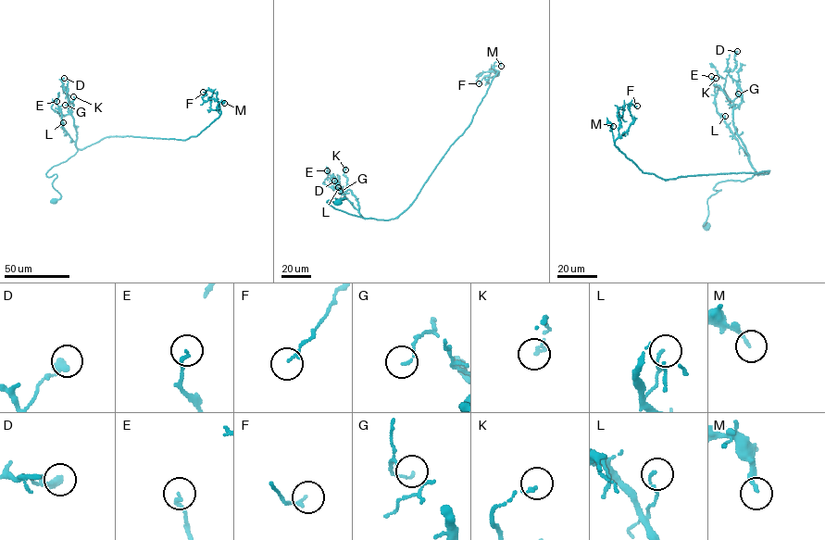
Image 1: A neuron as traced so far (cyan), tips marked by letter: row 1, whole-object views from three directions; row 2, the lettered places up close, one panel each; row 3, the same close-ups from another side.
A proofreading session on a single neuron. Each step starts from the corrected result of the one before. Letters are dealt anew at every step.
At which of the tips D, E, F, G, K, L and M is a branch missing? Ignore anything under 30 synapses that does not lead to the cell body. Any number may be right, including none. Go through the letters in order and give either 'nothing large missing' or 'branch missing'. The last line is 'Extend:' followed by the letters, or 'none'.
D: nothing large missing
E: nothing large missing
F: nothing large missing
G: nothing large missing
K: nothing large missing
L: nothing large missing
M: nothing large missing
Extend: none

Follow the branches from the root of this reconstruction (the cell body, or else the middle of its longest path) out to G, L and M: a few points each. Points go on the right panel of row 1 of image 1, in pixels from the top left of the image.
G: (706, 226), (707, 199), (720, 190), (715, 185), (755, 173), (733, 125), (738, 94)
L: (706, 226), (707, 199), (720, 190), (714, 190), (715, 185), (743, 182), (755, 173), (725, 122), (725, 116)
M: (706, 226), (717, 183), (769, 170), (665, 180), (619, 150), (607, 120), (613, 126)

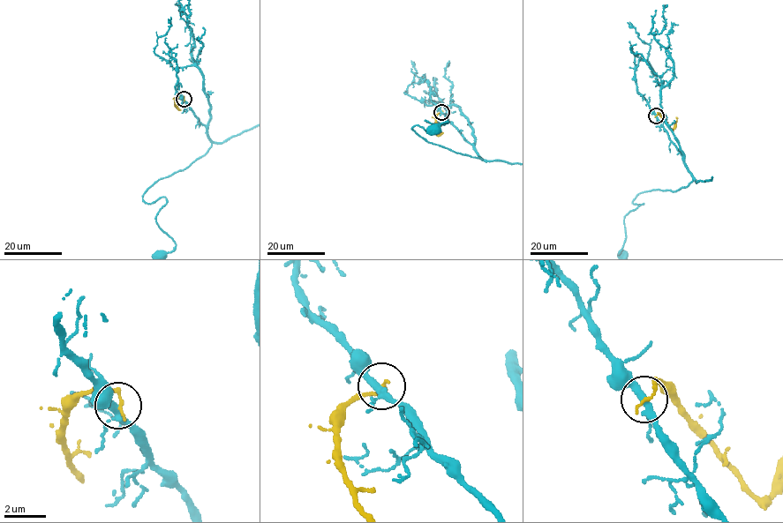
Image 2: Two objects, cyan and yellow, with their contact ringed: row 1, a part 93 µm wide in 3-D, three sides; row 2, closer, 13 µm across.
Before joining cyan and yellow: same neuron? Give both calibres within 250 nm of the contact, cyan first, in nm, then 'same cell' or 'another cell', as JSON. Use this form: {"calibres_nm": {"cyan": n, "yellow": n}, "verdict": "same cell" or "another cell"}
{"calibres_nm": {"cyan": 280, "yellow": 170}, "verdict": "another cell"}

